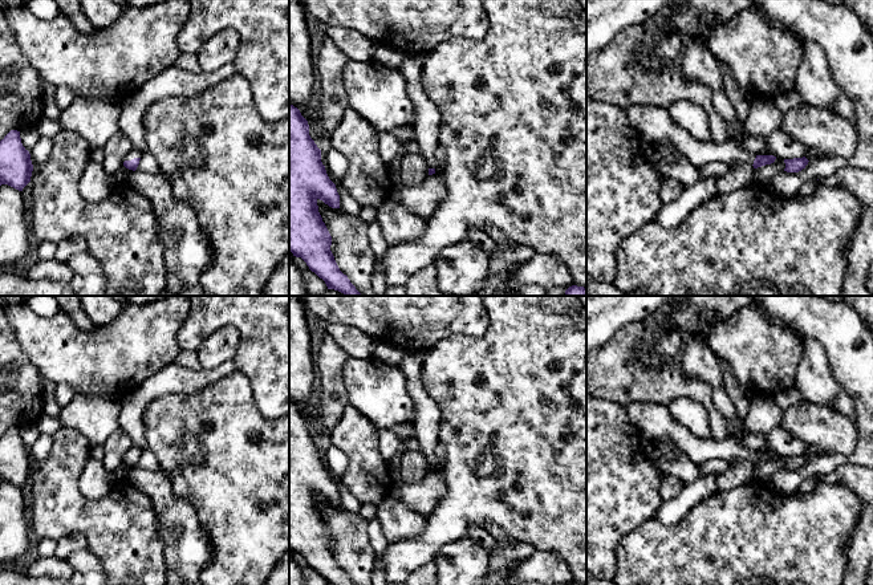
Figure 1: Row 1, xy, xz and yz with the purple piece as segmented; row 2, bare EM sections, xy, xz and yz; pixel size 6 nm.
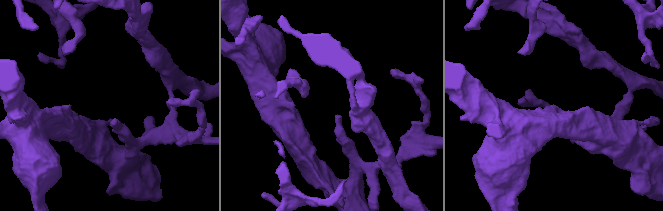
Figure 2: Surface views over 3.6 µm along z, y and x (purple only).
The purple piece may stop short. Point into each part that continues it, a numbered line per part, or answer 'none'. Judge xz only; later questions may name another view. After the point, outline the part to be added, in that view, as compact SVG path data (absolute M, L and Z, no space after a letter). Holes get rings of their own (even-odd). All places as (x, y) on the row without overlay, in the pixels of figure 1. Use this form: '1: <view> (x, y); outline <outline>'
1: xz (426, 423); outline M407 353L398 367L405 375L407 393L415 406L417 413L413 424L415 428L415 438L421 446L419 451L425 455L429 466L435 466L435 447L439 440L440 411L422 383L422 363L422 354Z

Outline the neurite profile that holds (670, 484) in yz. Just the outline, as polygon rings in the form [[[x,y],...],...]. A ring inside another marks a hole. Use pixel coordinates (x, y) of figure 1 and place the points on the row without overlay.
[[[665,476],[661,483],[661,488],[665,489],[662,499],[670,500],[670,499],[675,497],[679,493],[679,491],[682,489],[682,487],[683,487],[683,483],[679,483],[677,480],[677,478]]]

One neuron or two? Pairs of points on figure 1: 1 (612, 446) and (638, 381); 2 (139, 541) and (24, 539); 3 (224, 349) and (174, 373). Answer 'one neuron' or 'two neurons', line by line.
1: two neurons
2: two neurons
3: two neurons

